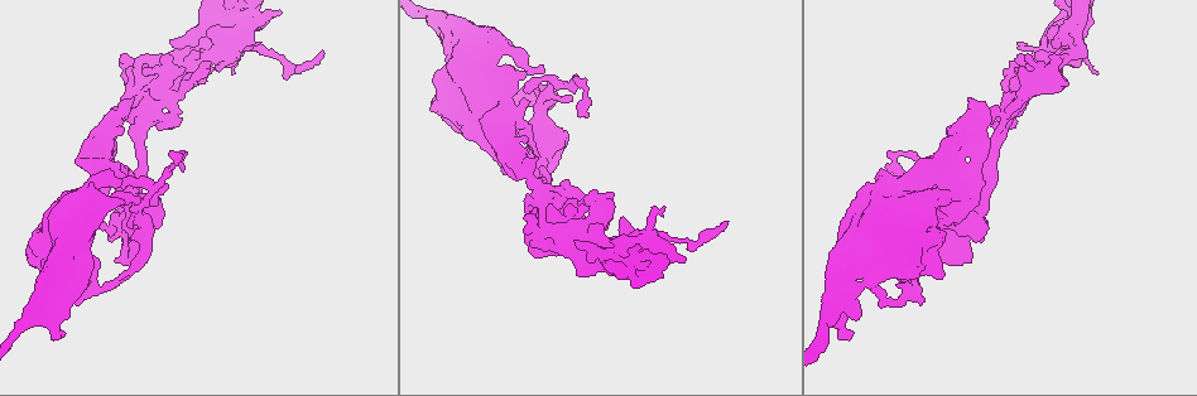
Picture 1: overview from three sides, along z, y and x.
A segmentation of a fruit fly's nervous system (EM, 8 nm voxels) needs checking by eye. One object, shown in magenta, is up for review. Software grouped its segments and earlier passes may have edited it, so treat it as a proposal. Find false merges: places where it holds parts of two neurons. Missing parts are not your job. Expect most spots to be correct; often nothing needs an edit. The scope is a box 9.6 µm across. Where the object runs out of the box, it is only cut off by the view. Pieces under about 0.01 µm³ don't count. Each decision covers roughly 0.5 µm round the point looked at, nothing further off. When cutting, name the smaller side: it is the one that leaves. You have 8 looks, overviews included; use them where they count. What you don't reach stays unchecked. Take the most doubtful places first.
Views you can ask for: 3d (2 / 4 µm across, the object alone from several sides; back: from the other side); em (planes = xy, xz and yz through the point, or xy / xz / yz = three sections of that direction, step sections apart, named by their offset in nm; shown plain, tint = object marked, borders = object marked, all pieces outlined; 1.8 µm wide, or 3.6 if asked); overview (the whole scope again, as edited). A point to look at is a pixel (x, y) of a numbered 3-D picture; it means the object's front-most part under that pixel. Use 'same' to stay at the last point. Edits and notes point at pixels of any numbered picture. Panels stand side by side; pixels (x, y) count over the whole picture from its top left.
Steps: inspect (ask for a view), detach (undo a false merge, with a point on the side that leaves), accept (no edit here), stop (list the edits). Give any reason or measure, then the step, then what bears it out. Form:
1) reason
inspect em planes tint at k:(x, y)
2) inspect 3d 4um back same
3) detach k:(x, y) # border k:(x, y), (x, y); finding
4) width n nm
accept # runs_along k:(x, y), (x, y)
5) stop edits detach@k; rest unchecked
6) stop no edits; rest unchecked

calibre changes
inspect 3d 4um at 1:(440, 22)

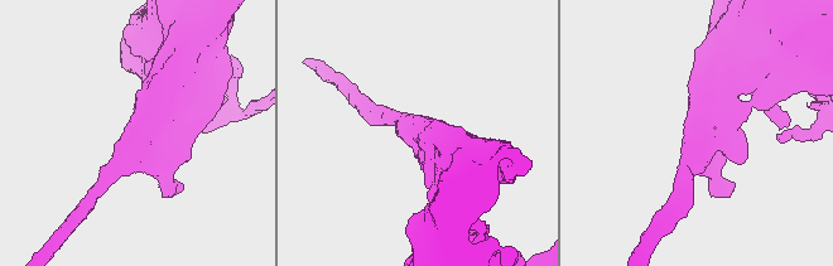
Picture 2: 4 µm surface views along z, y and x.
inspect em planes tint at 2:(702, 136)

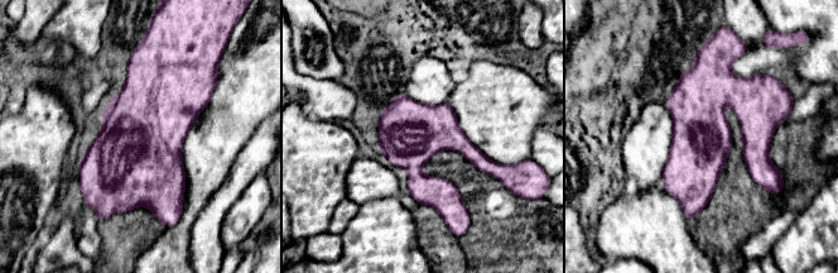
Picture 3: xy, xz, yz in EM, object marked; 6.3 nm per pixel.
accept # runs_along 3:(699, 62), (692, 212); one neuron here

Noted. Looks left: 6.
touches itself
inspect em planes tint at 1:(944, 219)

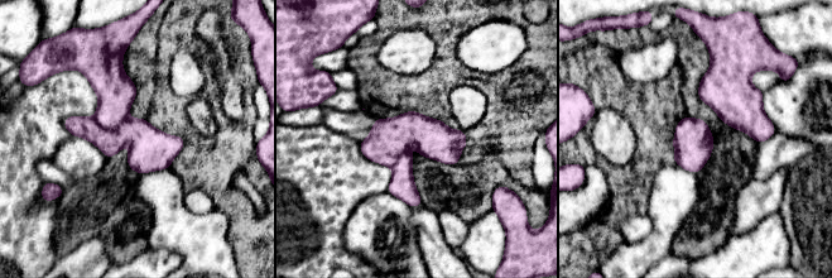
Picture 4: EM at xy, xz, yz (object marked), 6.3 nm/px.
accept # runs_along 4:(115, 65), (115, 114), (166, 164); one neuron here

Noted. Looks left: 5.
sharp bend
inspect em planes tint at 1:(557, 198)

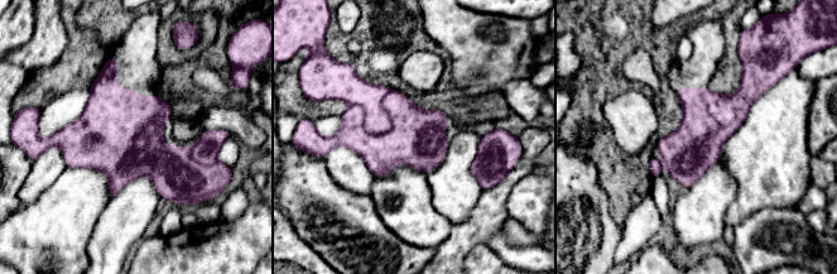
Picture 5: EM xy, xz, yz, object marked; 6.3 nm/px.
accept # one neuron here

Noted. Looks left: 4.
stop no edits; rest unchecked

